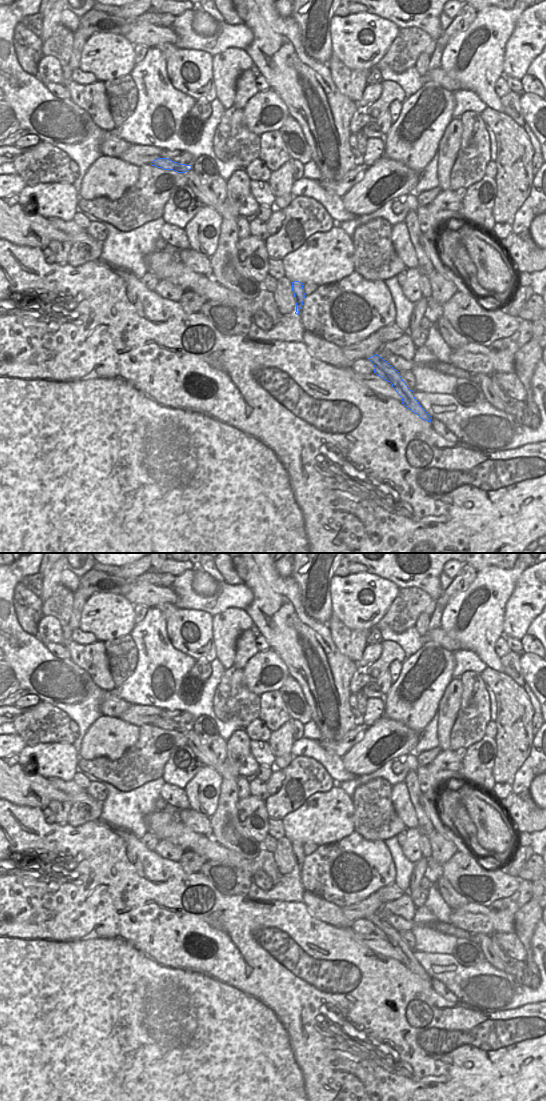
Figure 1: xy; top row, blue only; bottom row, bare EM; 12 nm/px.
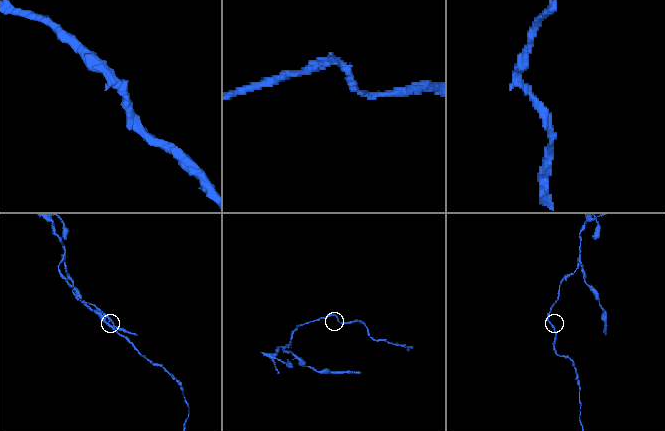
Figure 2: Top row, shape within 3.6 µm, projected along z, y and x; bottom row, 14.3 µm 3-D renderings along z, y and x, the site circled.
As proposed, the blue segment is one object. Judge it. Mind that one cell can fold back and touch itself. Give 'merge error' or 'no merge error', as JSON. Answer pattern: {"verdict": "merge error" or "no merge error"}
{"verdict": "merge error"}

